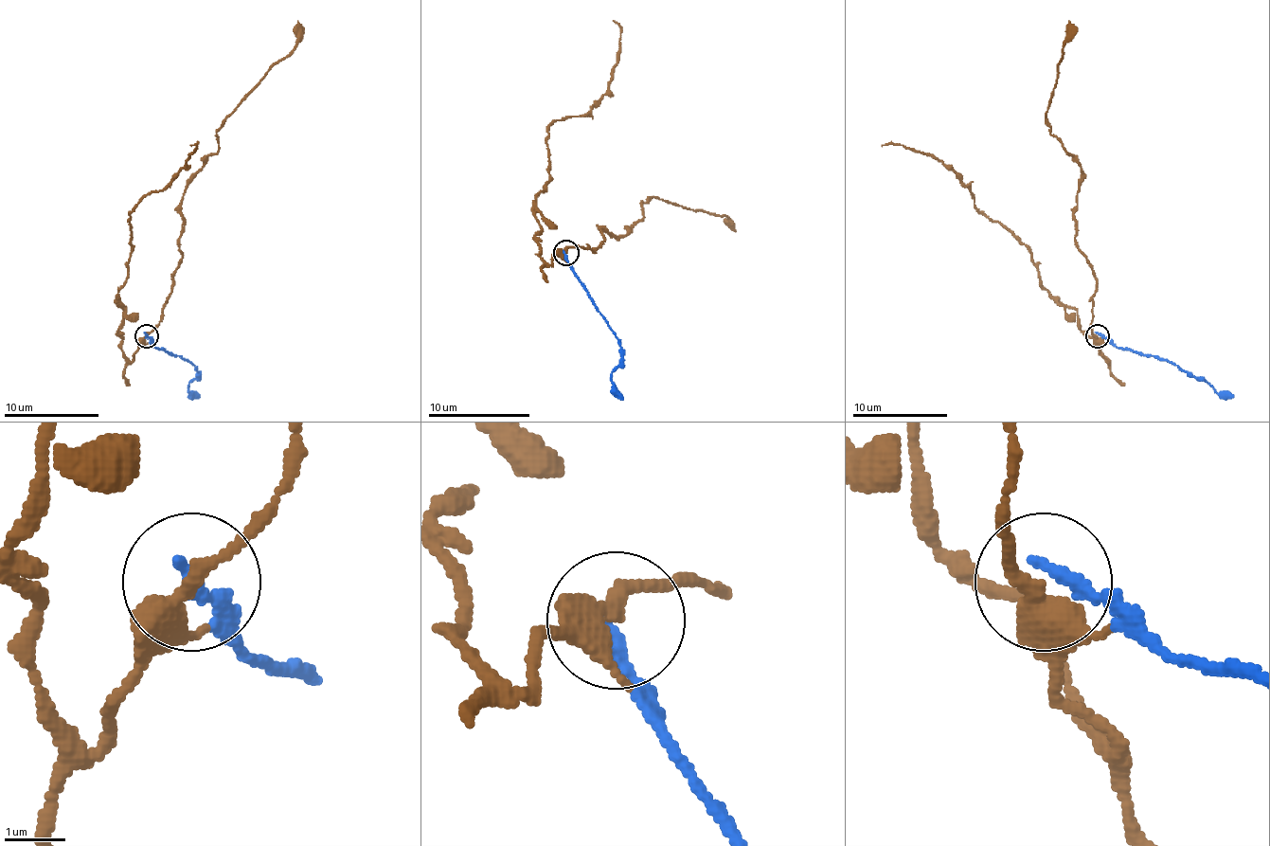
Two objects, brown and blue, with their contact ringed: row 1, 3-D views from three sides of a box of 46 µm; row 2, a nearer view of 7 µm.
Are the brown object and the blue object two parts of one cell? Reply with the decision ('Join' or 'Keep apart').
Keep apart

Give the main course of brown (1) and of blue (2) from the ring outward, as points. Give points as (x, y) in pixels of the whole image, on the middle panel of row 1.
1: (566, 253), (548, 263), (538, 253), (548, 128), (584, 116), (607, 93), (619, 49), (612, 21)
2: (566, 253), (566, 260), (617, 340), (619, 366), (612, 381), (622, 399)

